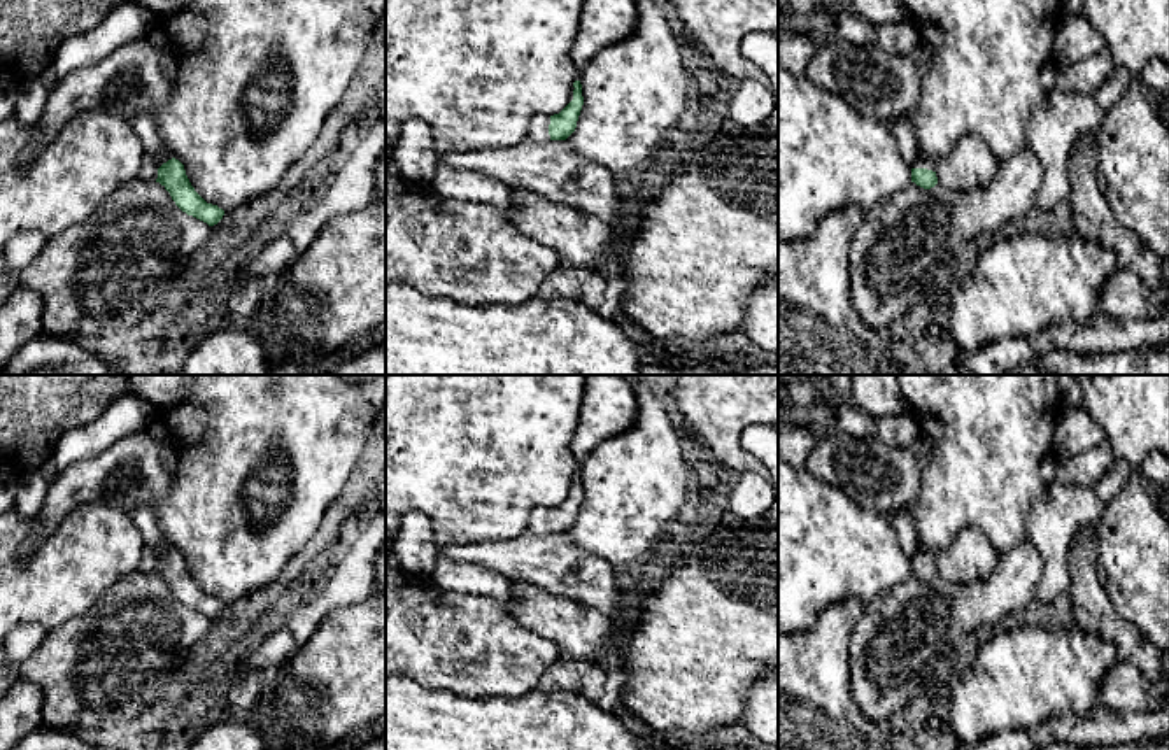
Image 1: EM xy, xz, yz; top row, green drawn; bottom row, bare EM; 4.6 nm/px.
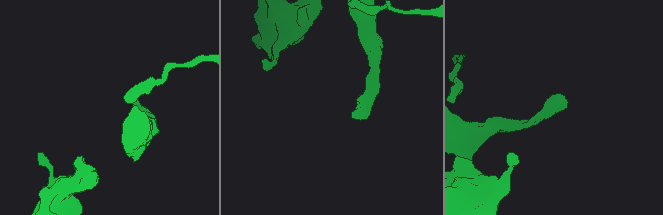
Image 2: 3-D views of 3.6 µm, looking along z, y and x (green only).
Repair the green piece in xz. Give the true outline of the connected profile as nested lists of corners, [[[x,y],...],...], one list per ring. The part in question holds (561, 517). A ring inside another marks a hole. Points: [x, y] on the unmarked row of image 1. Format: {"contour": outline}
{"contour": [[[575,473],[573,480],[573,492],[559,506],[540,506],[531,512],[528,526],[529,533],[566,533],[575,524],[584,498],[584,489],[580,473]]]}

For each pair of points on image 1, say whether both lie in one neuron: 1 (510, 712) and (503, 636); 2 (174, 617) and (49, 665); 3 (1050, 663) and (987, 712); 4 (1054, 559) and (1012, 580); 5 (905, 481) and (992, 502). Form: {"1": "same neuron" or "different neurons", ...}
{"1": "different neurons", "2": "same neuron", "3": "same neuron", "4": "different neurons", "5": "different neurons"}

